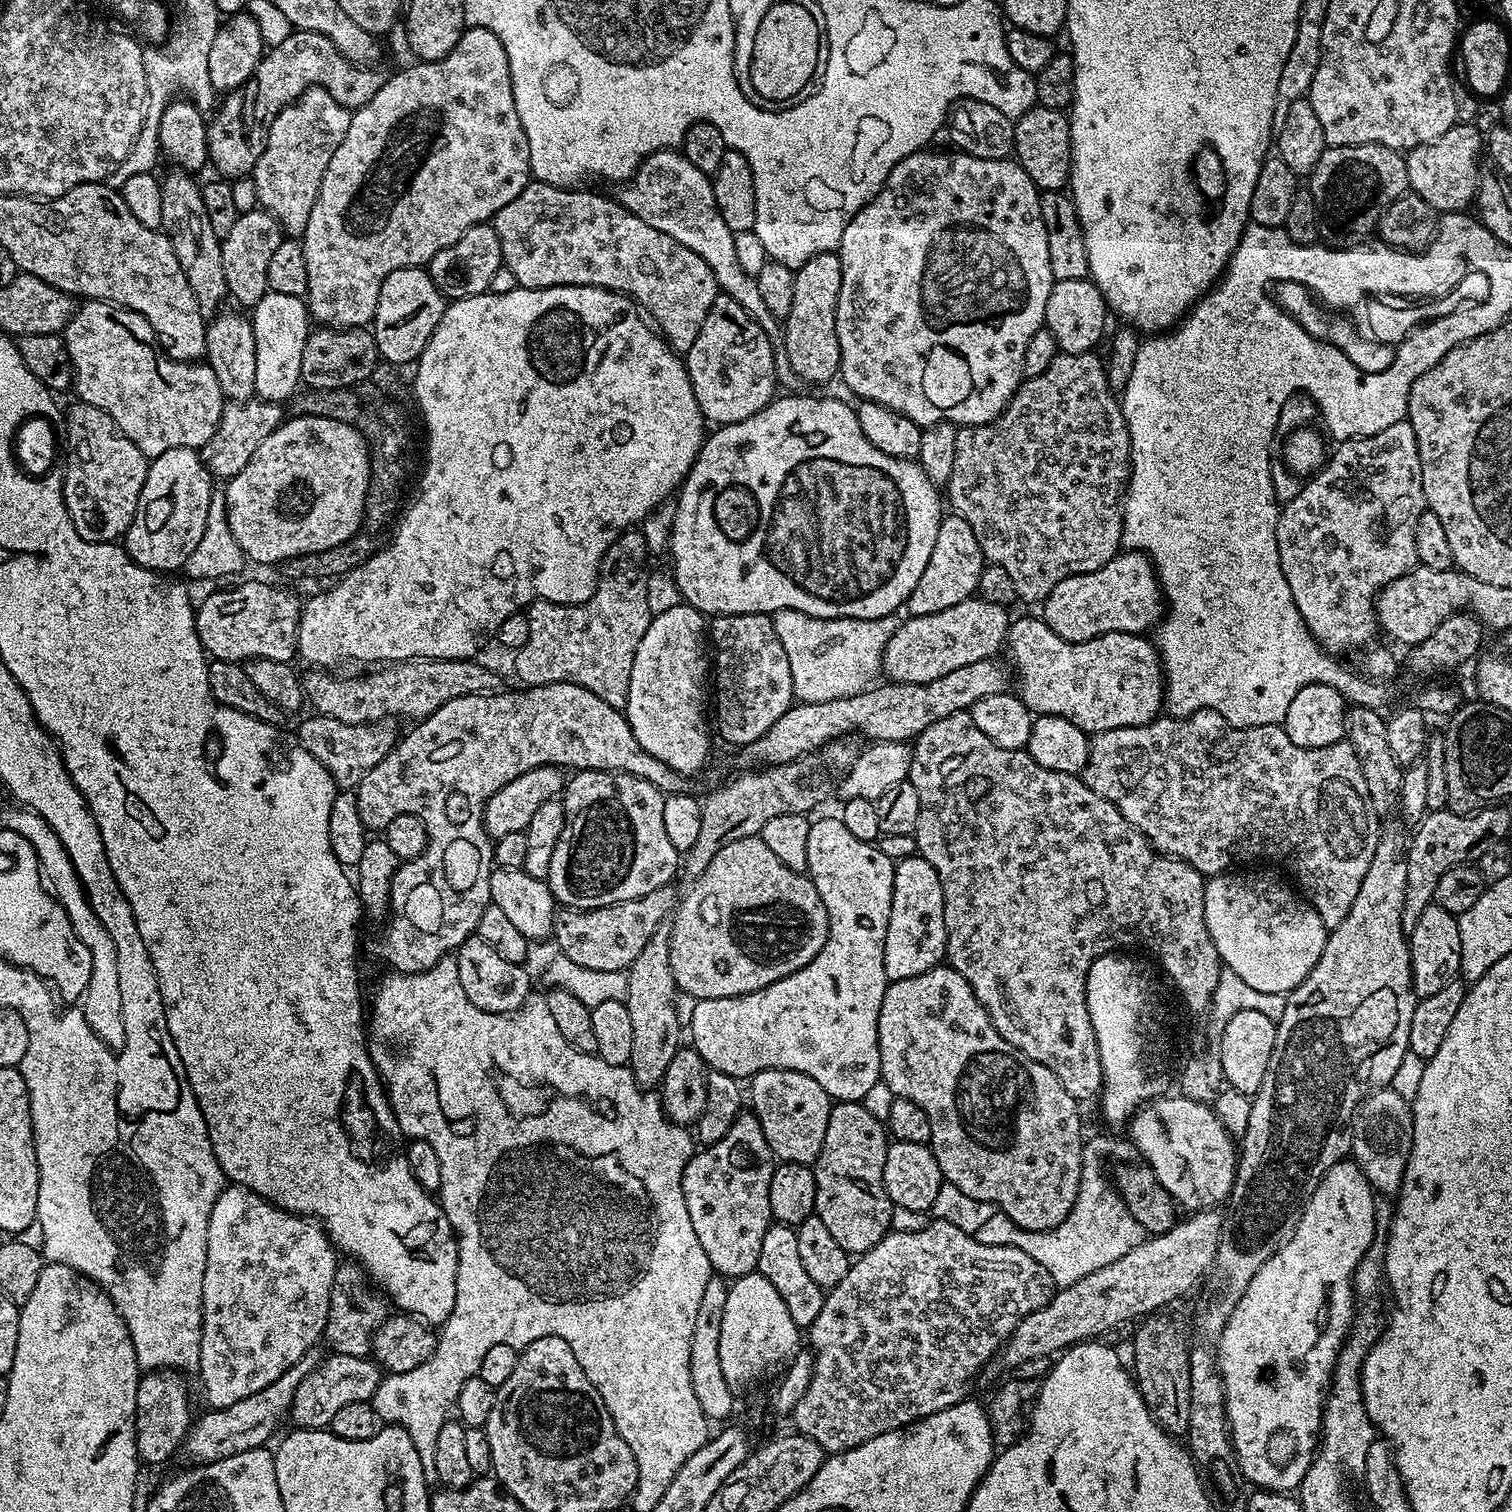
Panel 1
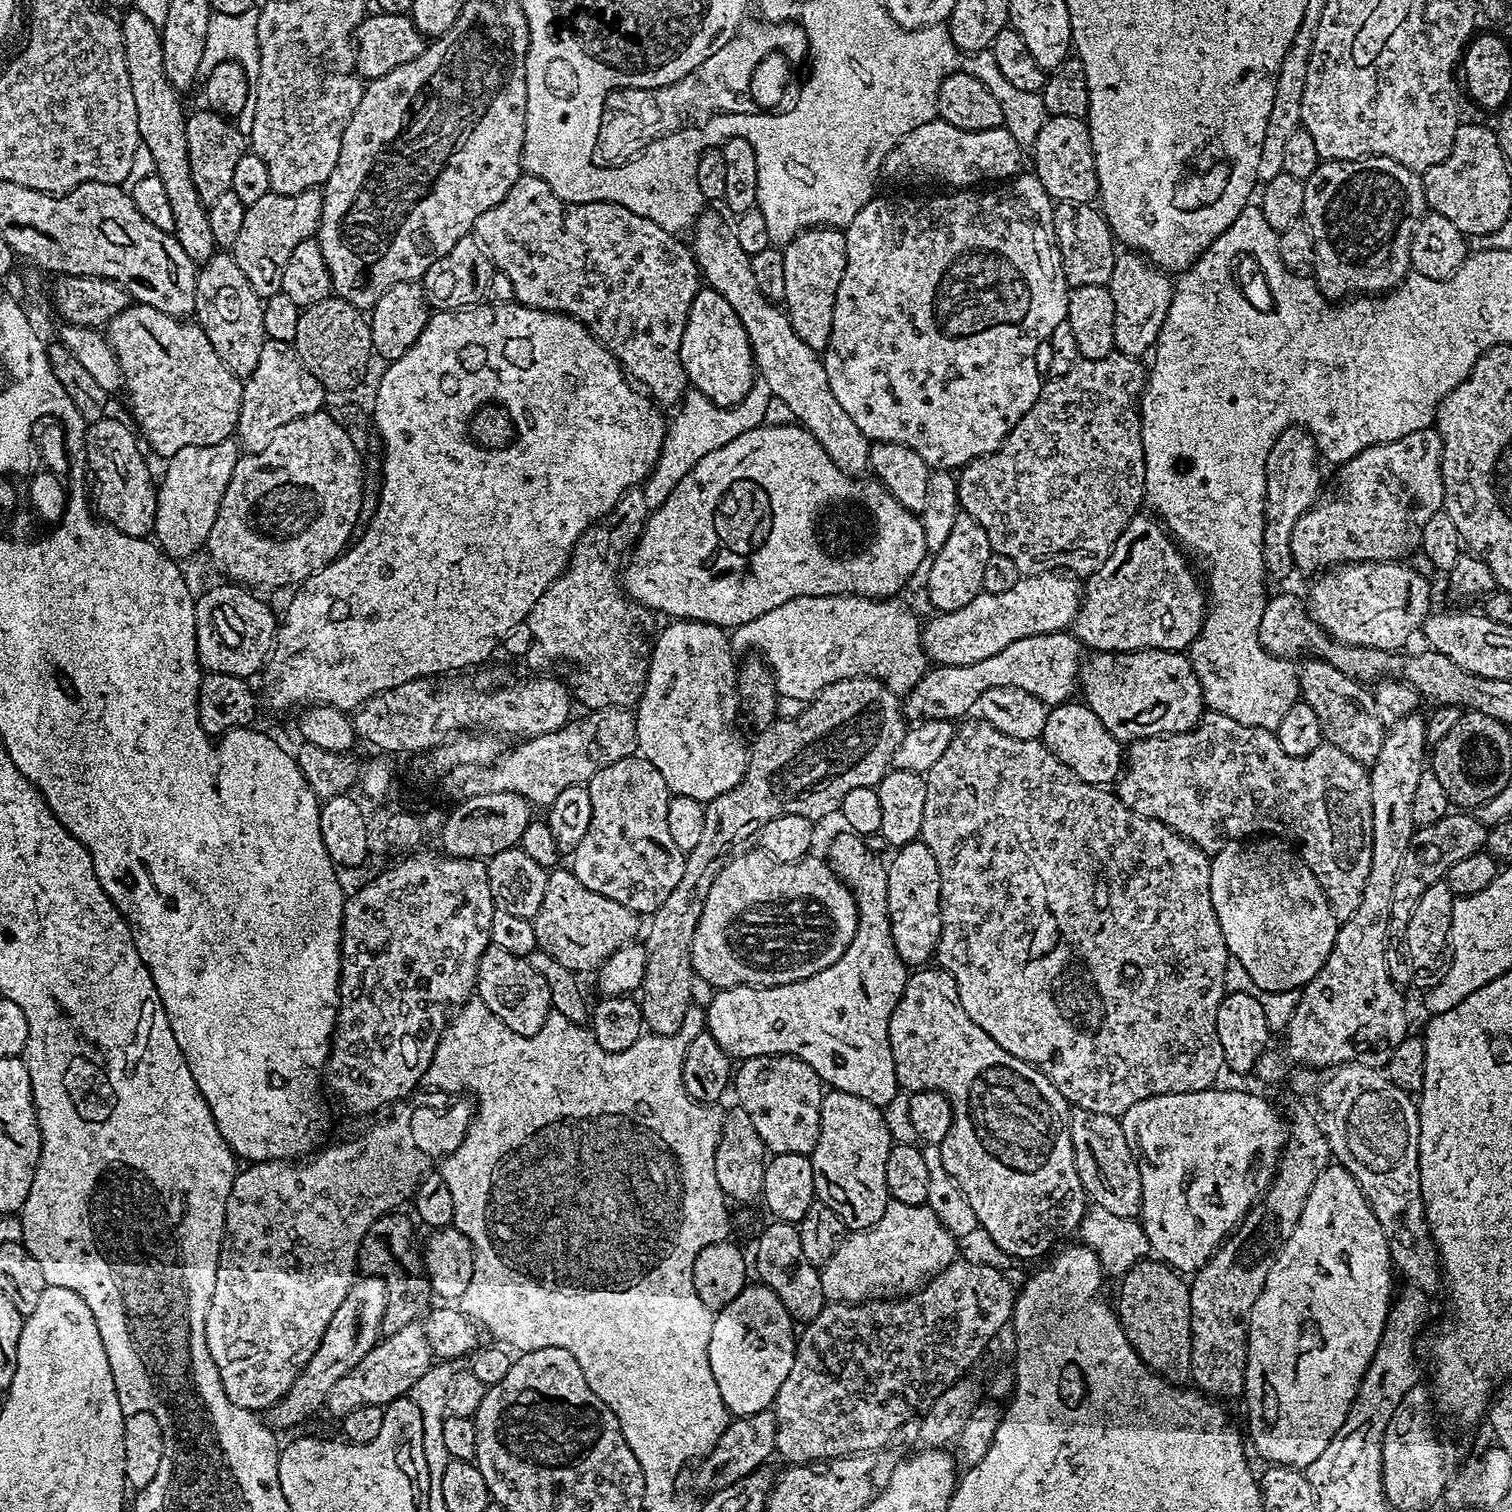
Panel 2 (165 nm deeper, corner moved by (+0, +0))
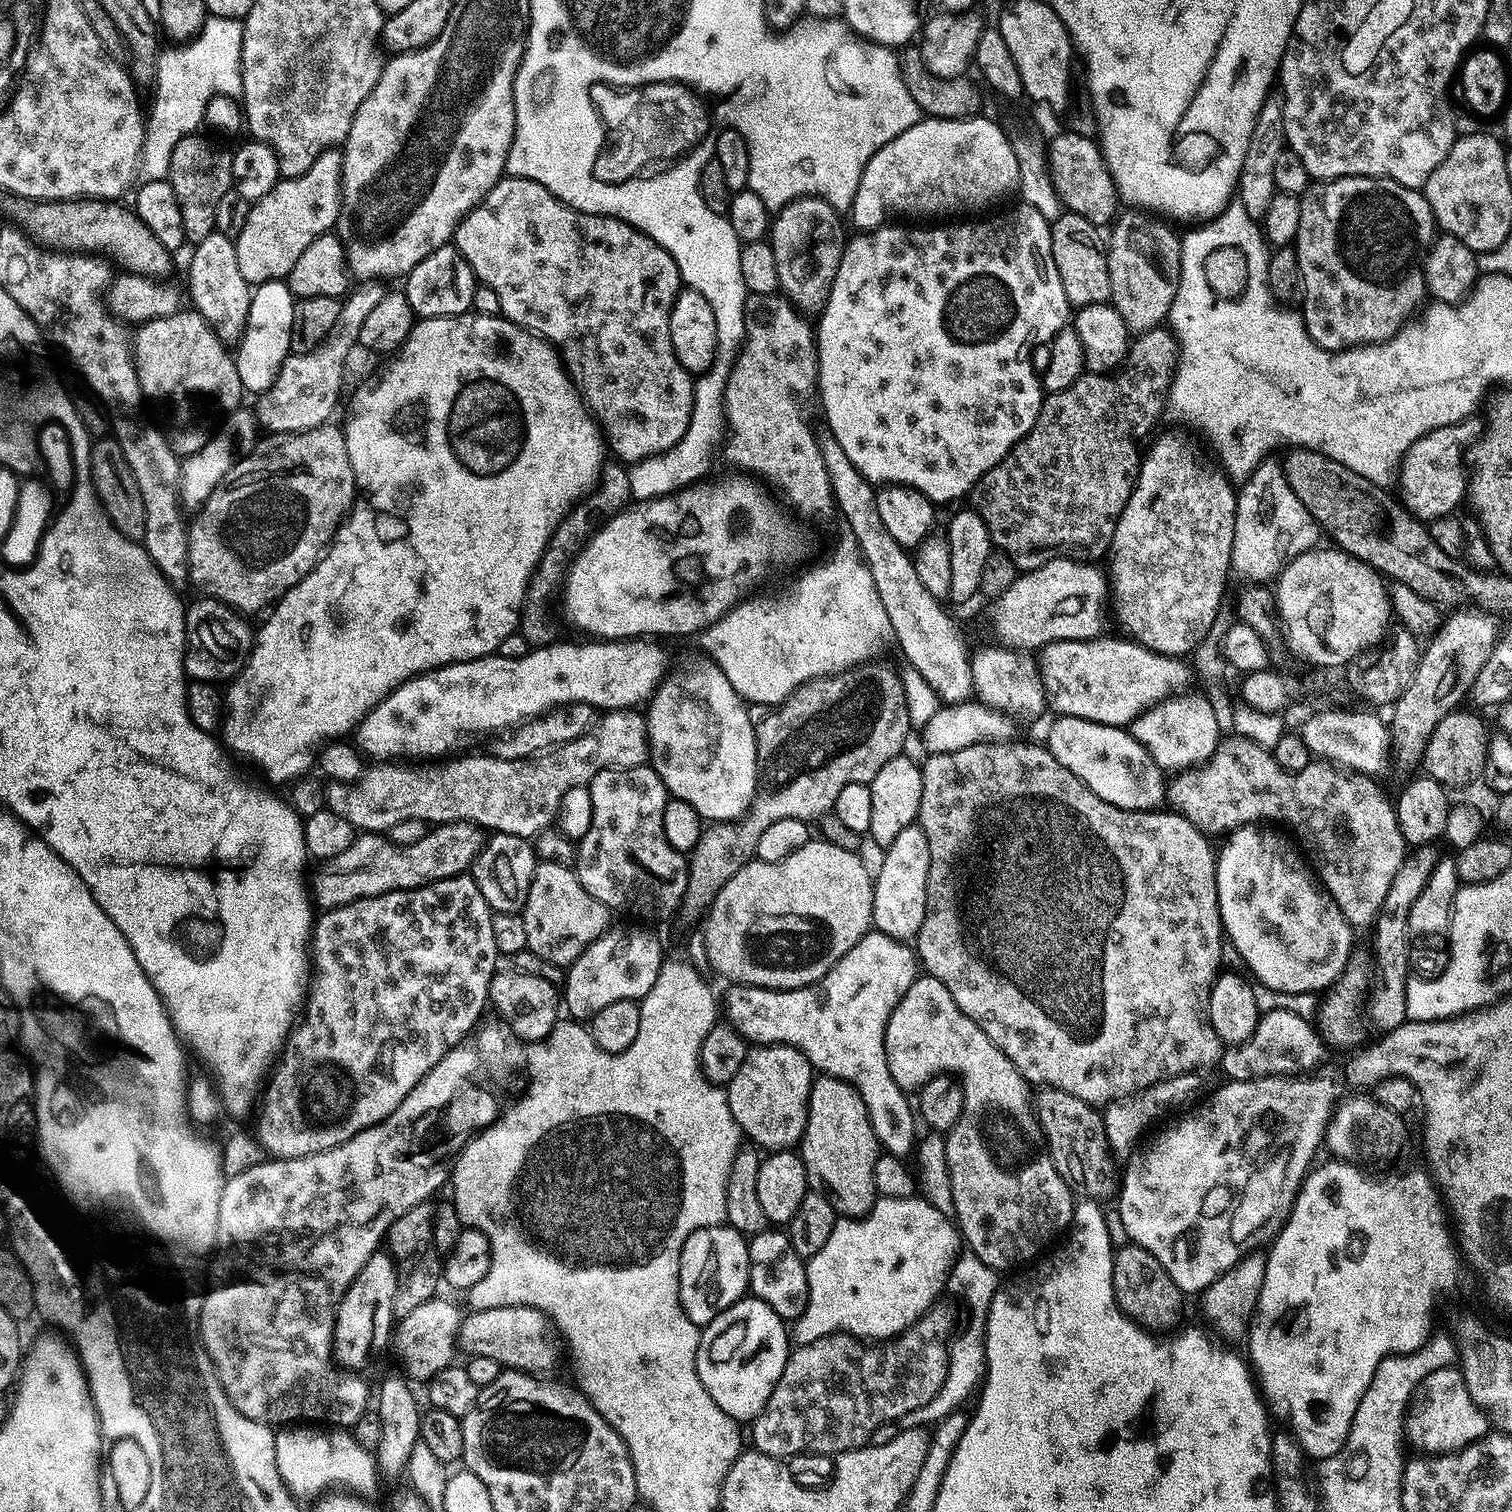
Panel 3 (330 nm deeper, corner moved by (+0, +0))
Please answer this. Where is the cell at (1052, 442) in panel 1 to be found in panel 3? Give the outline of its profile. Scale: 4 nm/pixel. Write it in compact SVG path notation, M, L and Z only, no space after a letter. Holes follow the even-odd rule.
M1167 327L1150 328L1147 332L1139 333L1131 341L1130 364L1131 360L1132 368L1128 368L1129 366L1121 367L1115 374L1085 371L1084 375L1078 378L1078 382L1074 382L1074 386L1066 386L1066 390L1047 393L1043 397L1040 413L1031 430L976 485L974 497L976 496L977 505L975 504L975 507L986 522L988 533L992 536L992 543L999 551L1007 552L1008 557L1015 562L1017 569L1031 570L1041 568L1048 560L1072 558L1077 554L1084 554L1080 552L1086 551L1087 548L1092 552L1096 552L1099 548L1107 549L1111 545L1116 523L1127 504L1127 500L1130 498L1132 488L1136 485L1136 476L1140 472L1142 448L1140 452L1139 446L1136 445L1136 440L1142 439L1155 426L1156 419L1159 418L1160 411L1164 408L1164 400L1166 404L1170 396L1172 378L1176 375L1178 363L1178 340Z

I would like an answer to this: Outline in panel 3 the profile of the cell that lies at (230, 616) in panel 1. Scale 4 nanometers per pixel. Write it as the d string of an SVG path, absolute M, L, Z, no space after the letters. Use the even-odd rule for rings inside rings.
M199 598L184 613L184 670L192 680L228 682L244 667L254 643L254 632L243 615L211 598Z

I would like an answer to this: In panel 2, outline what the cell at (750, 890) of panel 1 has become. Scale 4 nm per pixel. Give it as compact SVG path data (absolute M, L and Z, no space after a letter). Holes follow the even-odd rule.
M759 850L743 852L741 851L739 854L733 855L721 867L710 886L709 893L706 894L706 900L702 906L702 916L698 918L698 924L692 939L691 957L693 973L710 982L716 990L737 988L739 984L750 984L757 988L773 988L776 984L789 984L790 982L805 980L822 970L826 970L826 966L838 962L838 958L842 958L846 946L850 944L856 933L856 899L852 896L852 891L836 877L832 869L828 867L821 857L820 860L816 857L816 854L803 856L798 862L786 862L783 864L782 862L774 862L765 852Z

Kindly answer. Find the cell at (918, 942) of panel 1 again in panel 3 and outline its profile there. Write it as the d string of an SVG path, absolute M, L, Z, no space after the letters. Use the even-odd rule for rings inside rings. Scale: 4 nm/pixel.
M913 826L902 830L898 838L883 853L880 873L874 876L874 906L872 923L875 931L885 932L896 940L911 941L928 915L928 875L930 874L930 846L923 828Z

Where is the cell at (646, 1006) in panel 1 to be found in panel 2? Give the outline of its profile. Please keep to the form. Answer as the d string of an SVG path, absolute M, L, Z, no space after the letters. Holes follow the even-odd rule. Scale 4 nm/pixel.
M857 676L854 679L841 679L831 683L823 688L814 700L807 701L801 708L804 709L797 716L792 716L789 720L773 719L771 724L757 731L760 733L753 744L751 741L748 765L743 778L734 786L734 790L704 804L702 839L694 845L694 850L686 853L682 878L678 878L678 886L670 890L670 898L666 898L666 902L662 902L662 906L658 906L658 910L651 913L652 925L648 928L648 937L643 937L642 940L646 968L638 989L640 1013L649 1033L672 1036L682 1026L688 1009L693 1007L690 996L690 978L693 975L692 939L698 918L702 916L706 894L709 893L710 886L722 867L722 861L744 846L739 844L746 843L751 836L753 839L760 828L770 822L770 818L778 818L782 814L798 814L807 820L819 822L823 816L835 815L839 811L842 799L850 790L873 788L880 784L882 777L889 771L893 752L902 742L908 729L899 695L872 677ZM862 718L866 724L864 746L860 744L860 738L852 738L852 750L850 746L842 746L842 758L830 752L830 744L840 736L840 730L836 726L862 726Z

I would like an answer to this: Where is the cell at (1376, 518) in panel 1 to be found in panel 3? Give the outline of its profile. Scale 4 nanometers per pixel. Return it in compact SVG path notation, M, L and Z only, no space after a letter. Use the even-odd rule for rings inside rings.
M1469 418L1459 420L1457 424L1444 424L1427 432L1416 440L1406 453L1398 469L1398 484L1404 490L1404 507L1421 522L1431 522L1439 516L1446 516L1457 511L1460 499L1465 499L1470 488L1470 476L1464 473L1464 447L1475 445L1486 428L1483 419Z

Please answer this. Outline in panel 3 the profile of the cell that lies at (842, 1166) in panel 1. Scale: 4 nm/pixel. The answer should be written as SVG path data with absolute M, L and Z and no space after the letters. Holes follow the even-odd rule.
M827 1074L813 1079L808 1099L808 1121L804 1127L804 1138L798 1145L798 1155L804 1159L809 1185L823 1192L841 1217L867 1216L878 1199L874 1186L874 1162L882 1155L882 1145L876 1140L876 1134L868 1117L866 1102L848 1081Z

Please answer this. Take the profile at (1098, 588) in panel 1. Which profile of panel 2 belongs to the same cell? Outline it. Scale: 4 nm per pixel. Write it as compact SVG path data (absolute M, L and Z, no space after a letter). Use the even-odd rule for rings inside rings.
M1138 514L1114 542L1110 558L1087 577L1080 597L1080 609L1070 631L1085 649L1098 652L1142 652L1150 648L1184 652L1196 641L1206 615L1206 592L1192 573L1189 557L1178 547L1159 519Z

